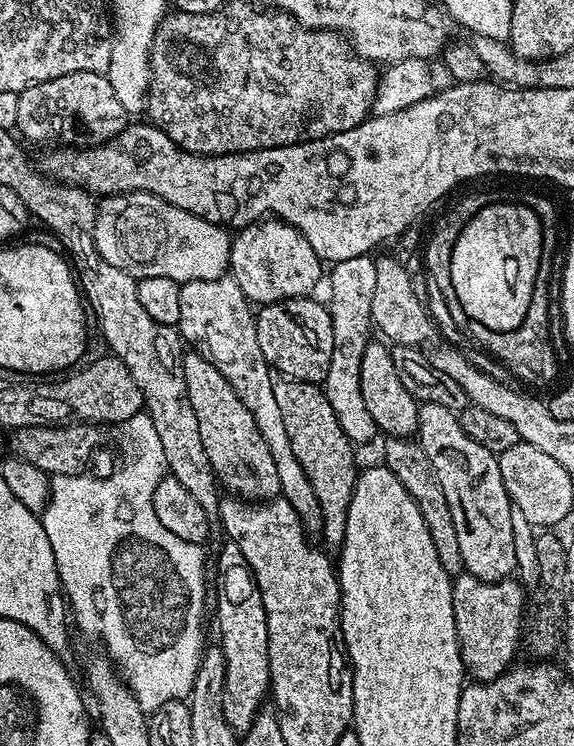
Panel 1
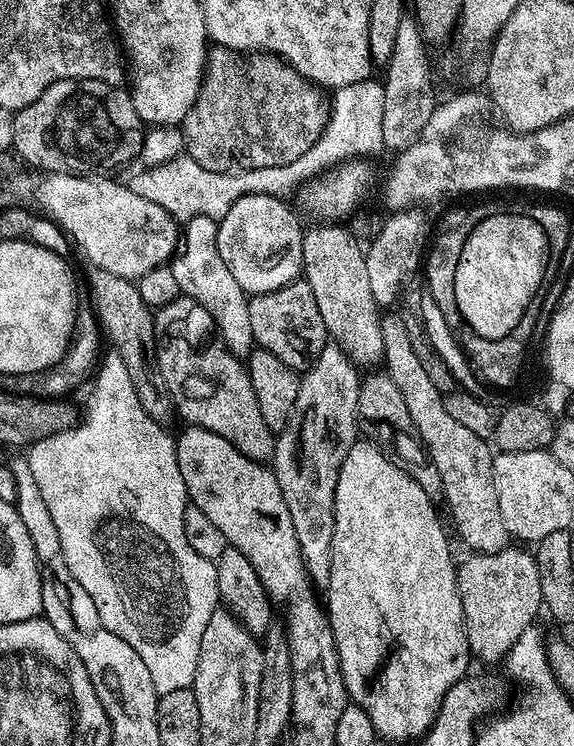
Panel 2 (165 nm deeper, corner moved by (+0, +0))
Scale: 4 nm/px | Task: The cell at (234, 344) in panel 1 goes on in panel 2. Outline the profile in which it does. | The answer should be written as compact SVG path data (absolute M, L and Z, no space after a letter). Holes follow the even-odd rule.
M192 217L182 228L182 243L170 261L181 293L197 300L208 311L215 331L220 331L219 339L223 347L236 356L247 358L252 352L254 341L250 330L249 293L238 286L234 274L230 274L222 254L218 254L218 220L214 217Z

